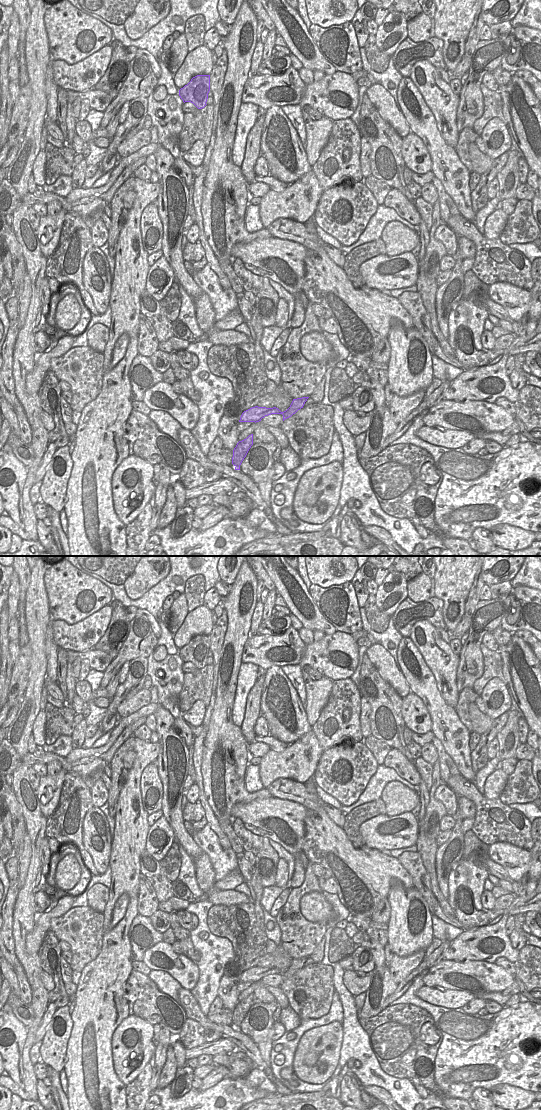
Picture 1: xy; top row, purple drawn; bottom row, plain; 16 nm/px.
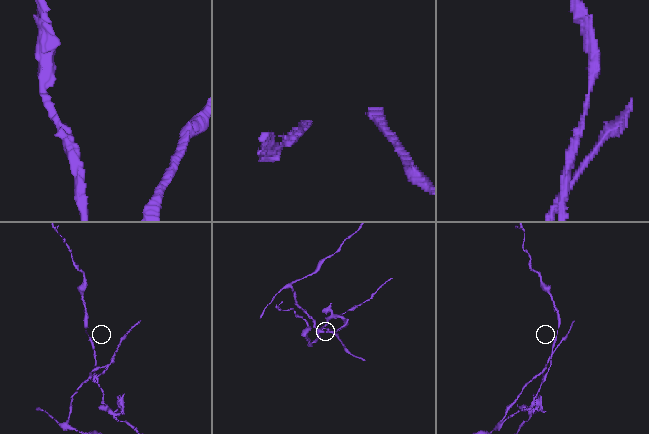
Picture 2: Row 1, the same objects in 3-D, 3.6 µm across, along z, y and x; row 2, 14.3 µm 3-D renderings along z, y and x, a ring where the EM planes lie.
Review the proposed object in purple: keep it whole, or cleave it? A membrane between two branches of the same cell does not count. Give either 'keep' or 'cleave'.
cleave

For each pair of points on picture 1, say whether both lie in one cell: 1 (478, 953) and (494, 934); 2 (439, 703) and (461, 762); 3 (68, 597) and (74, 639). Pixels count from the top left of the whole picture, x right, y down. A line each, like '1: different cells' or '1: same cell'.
1: same cell
2: same cell
3: different cells

